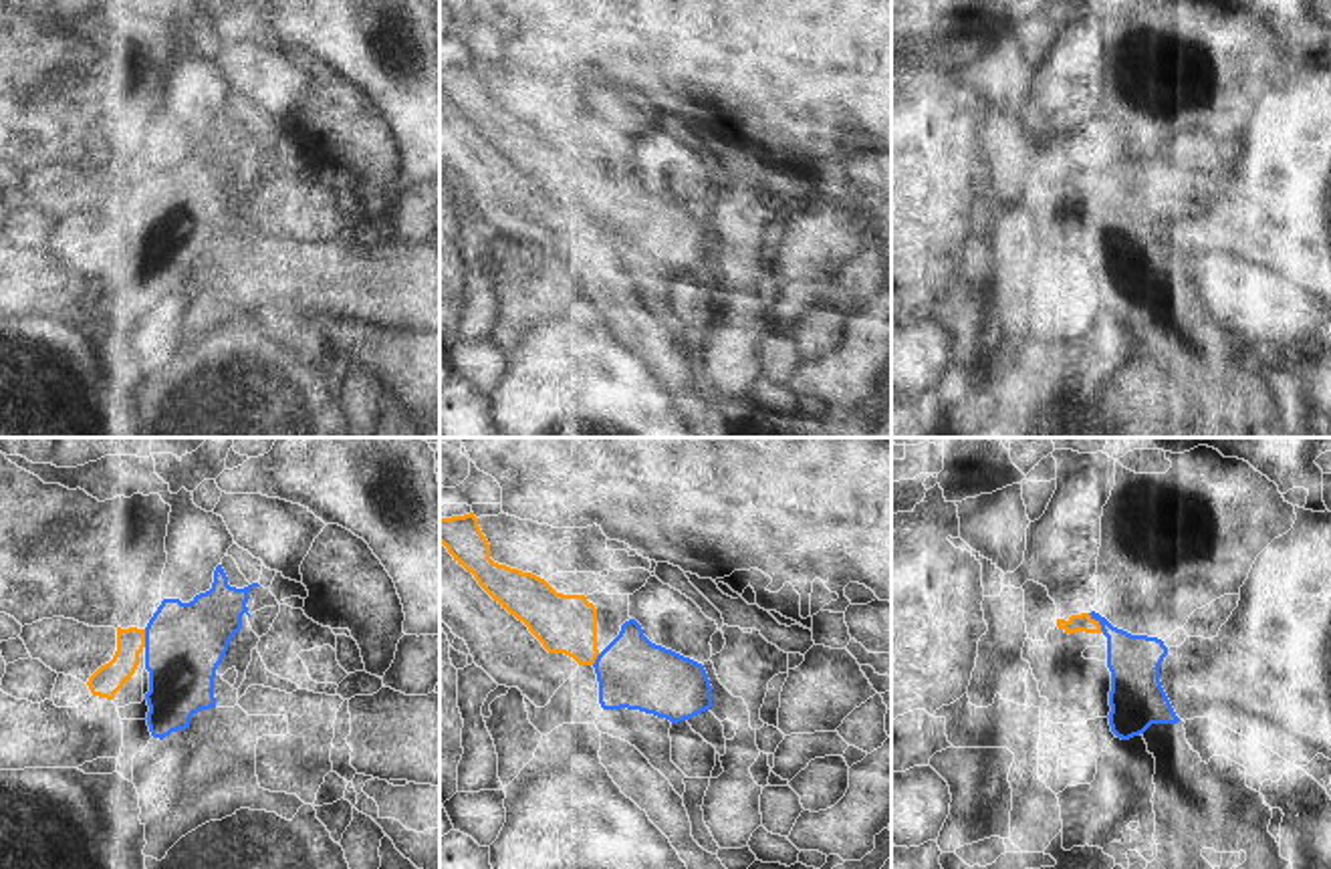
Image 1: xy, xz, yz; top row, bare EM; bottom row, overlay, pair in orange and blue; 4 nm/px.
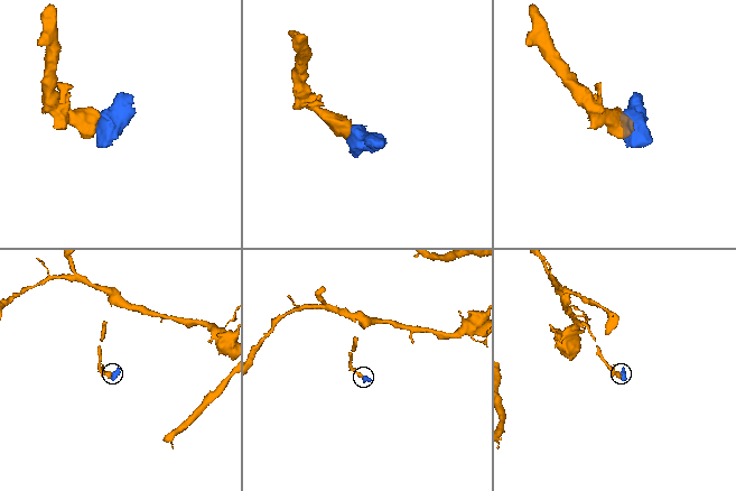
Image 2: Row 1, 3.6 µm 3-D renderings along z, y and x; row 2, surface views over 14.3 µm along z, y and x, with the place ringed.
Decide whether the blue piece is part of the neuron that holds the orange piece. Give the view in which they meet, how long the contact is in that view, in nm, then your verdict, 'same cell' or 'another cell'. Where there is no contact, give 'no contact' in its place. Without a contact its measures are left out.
meets orange in yz; contact 100 nm long; same cell

